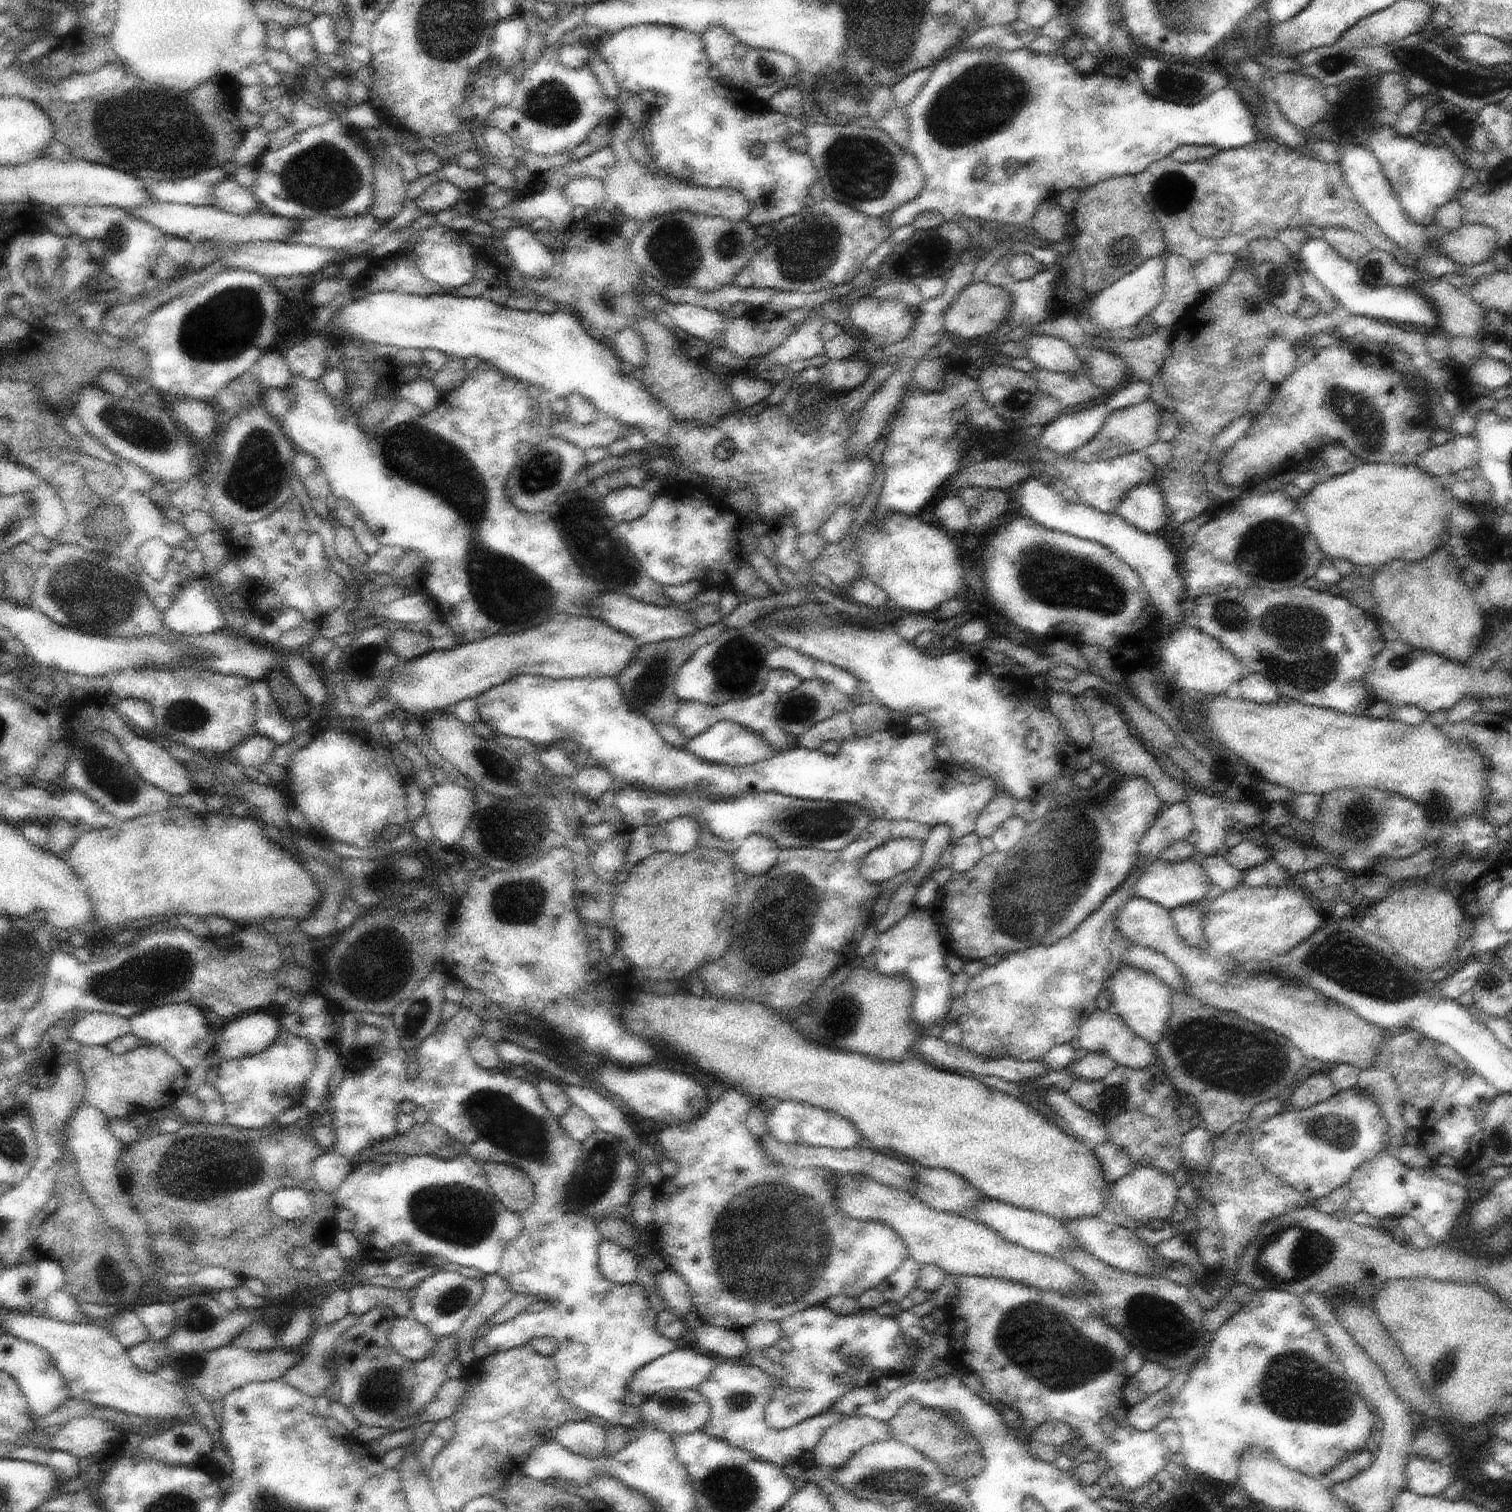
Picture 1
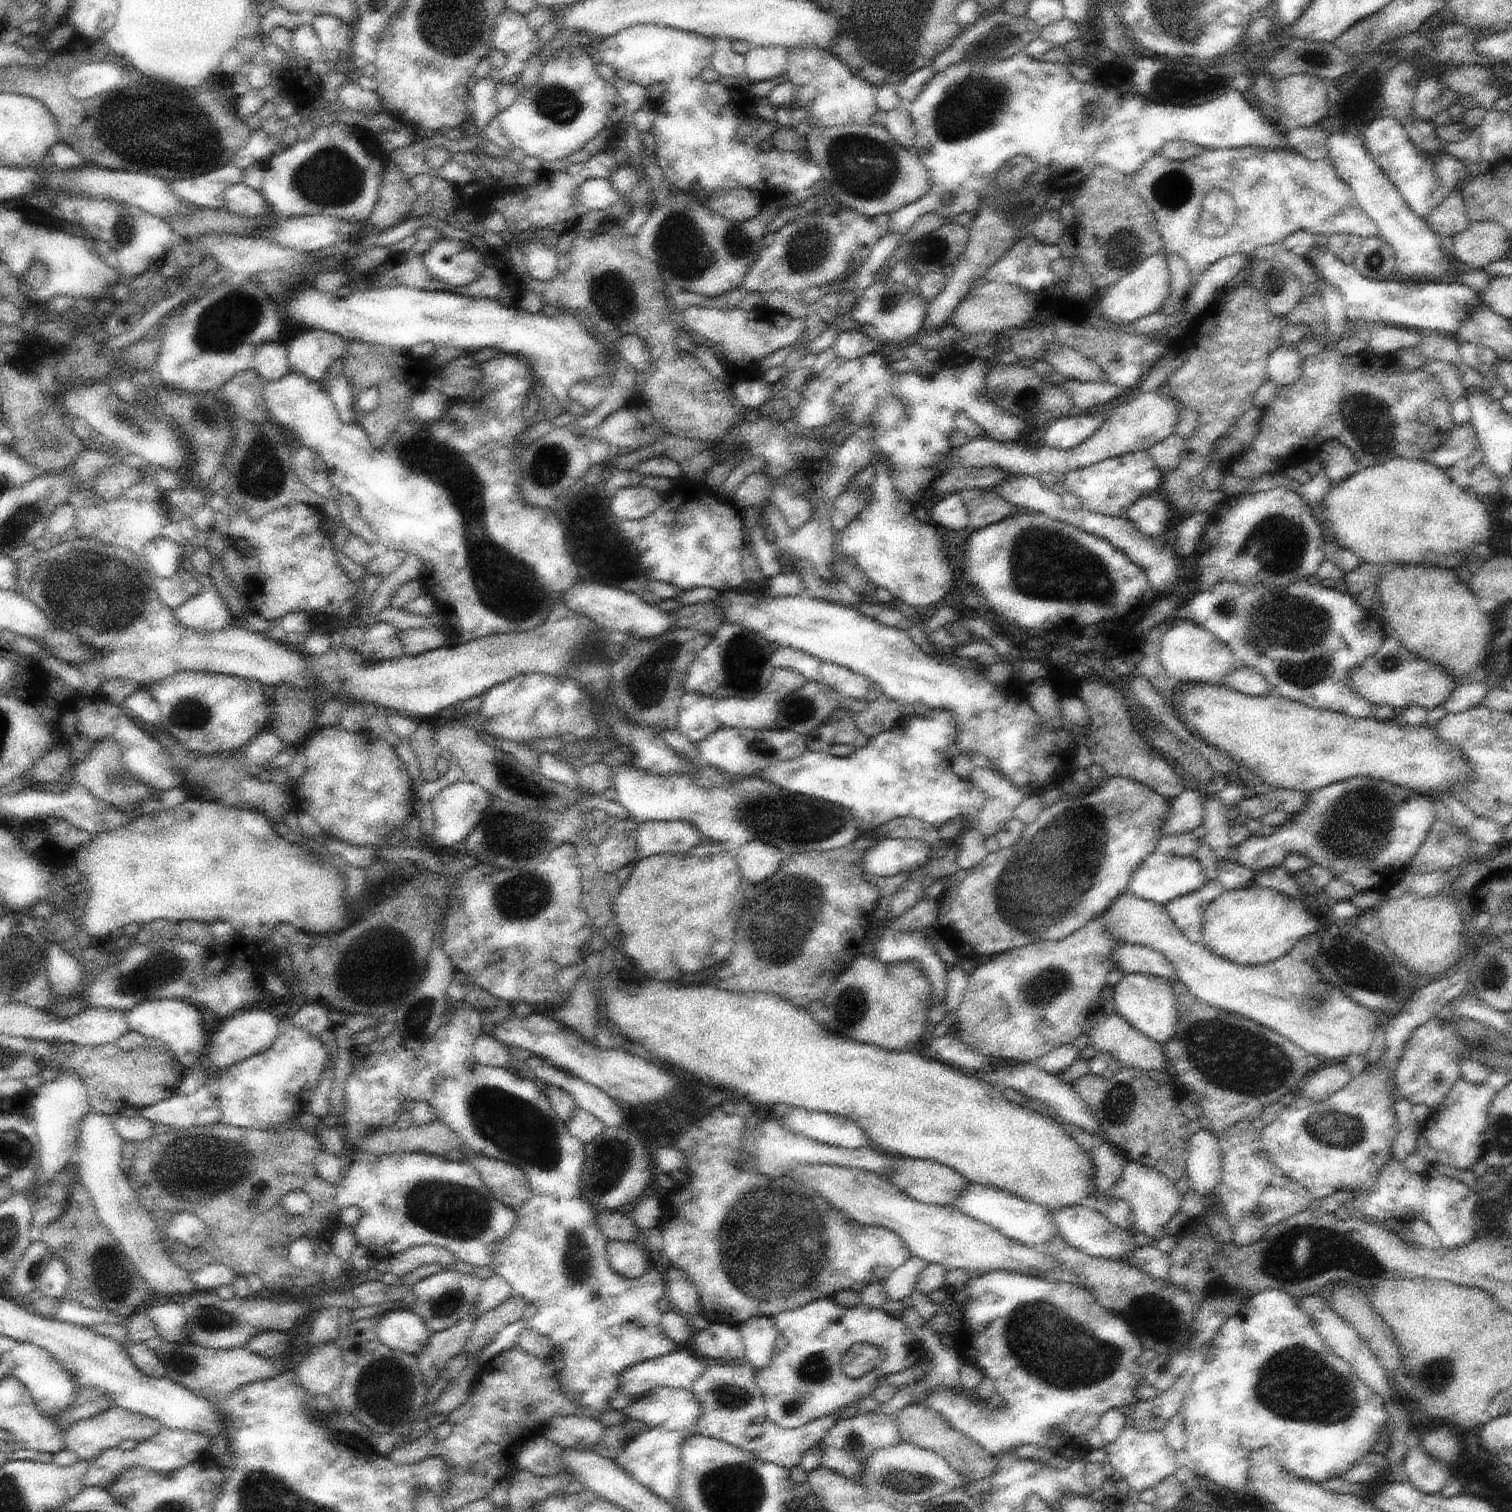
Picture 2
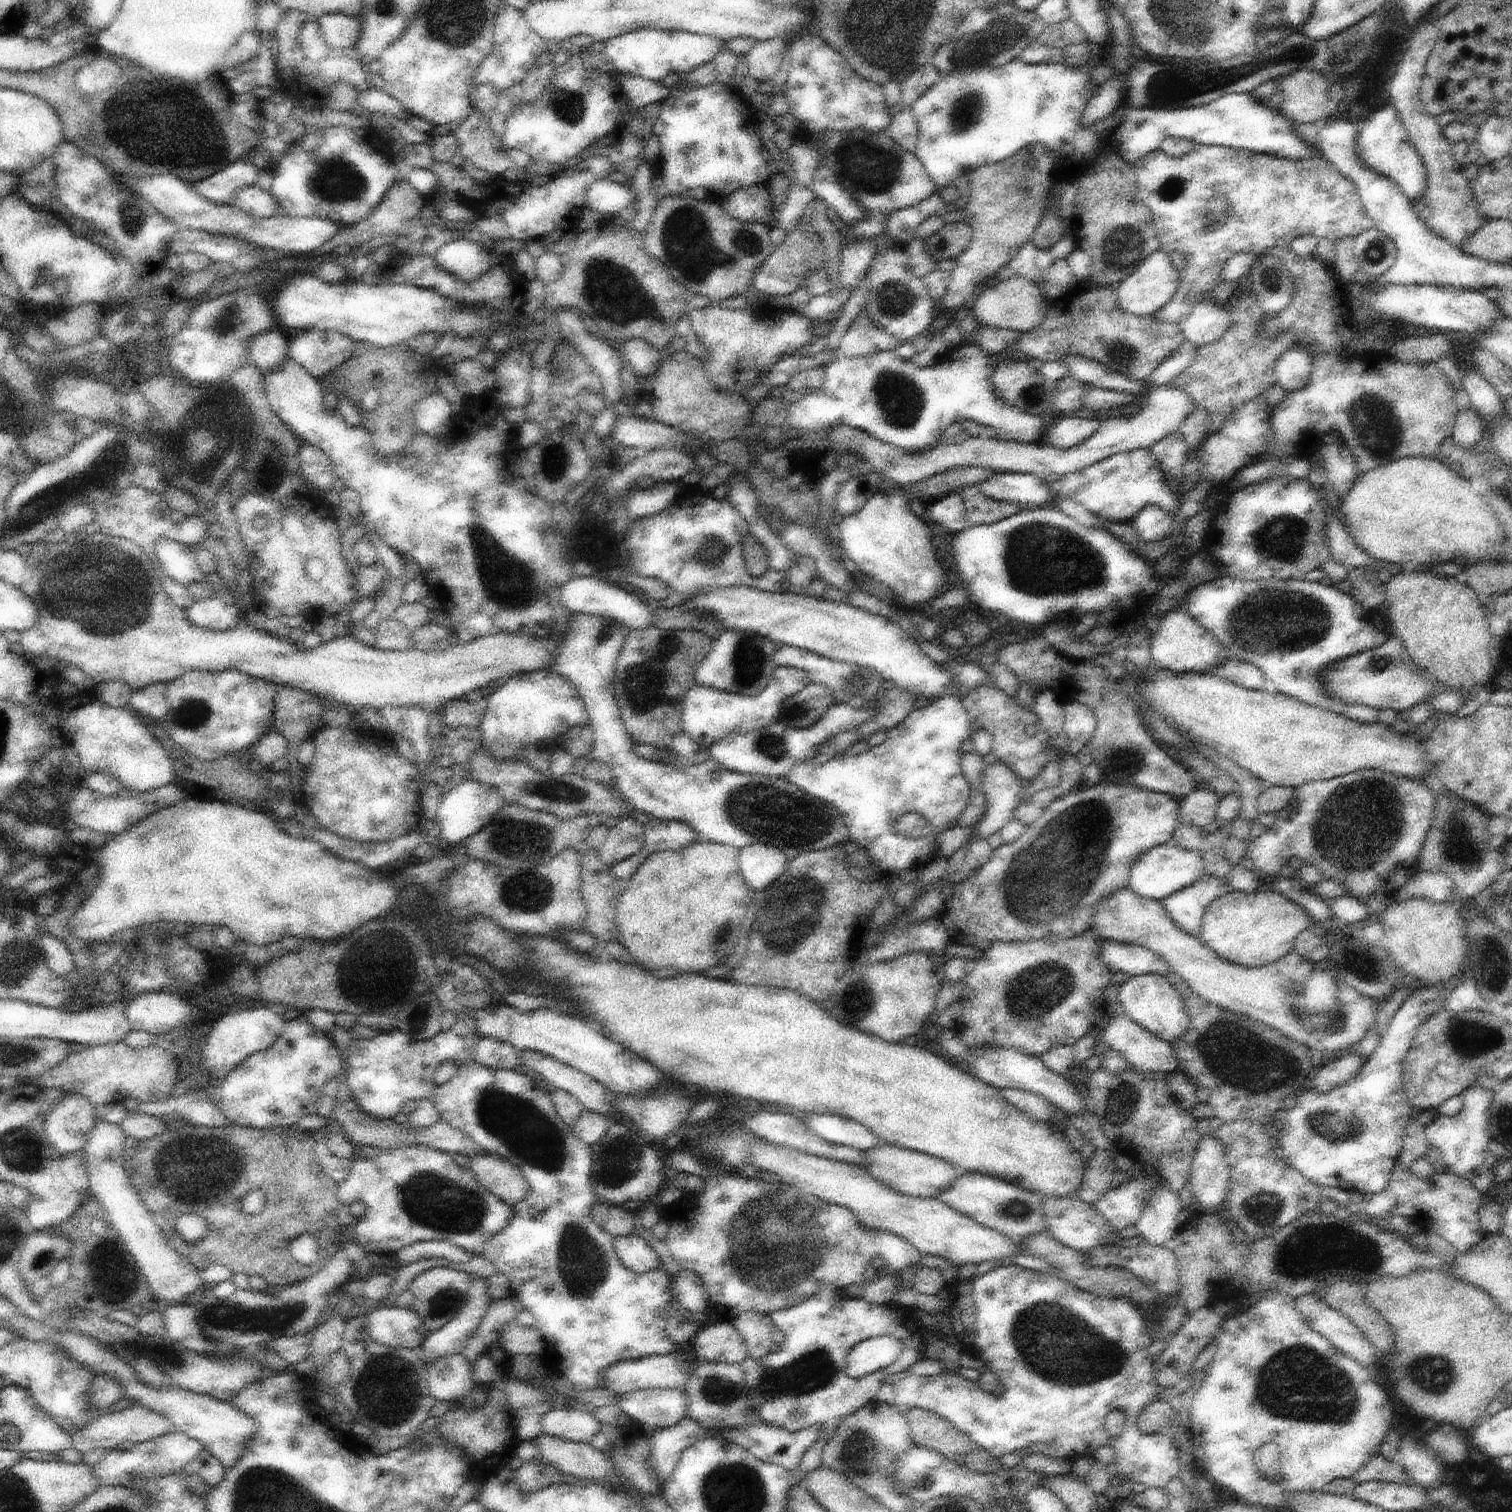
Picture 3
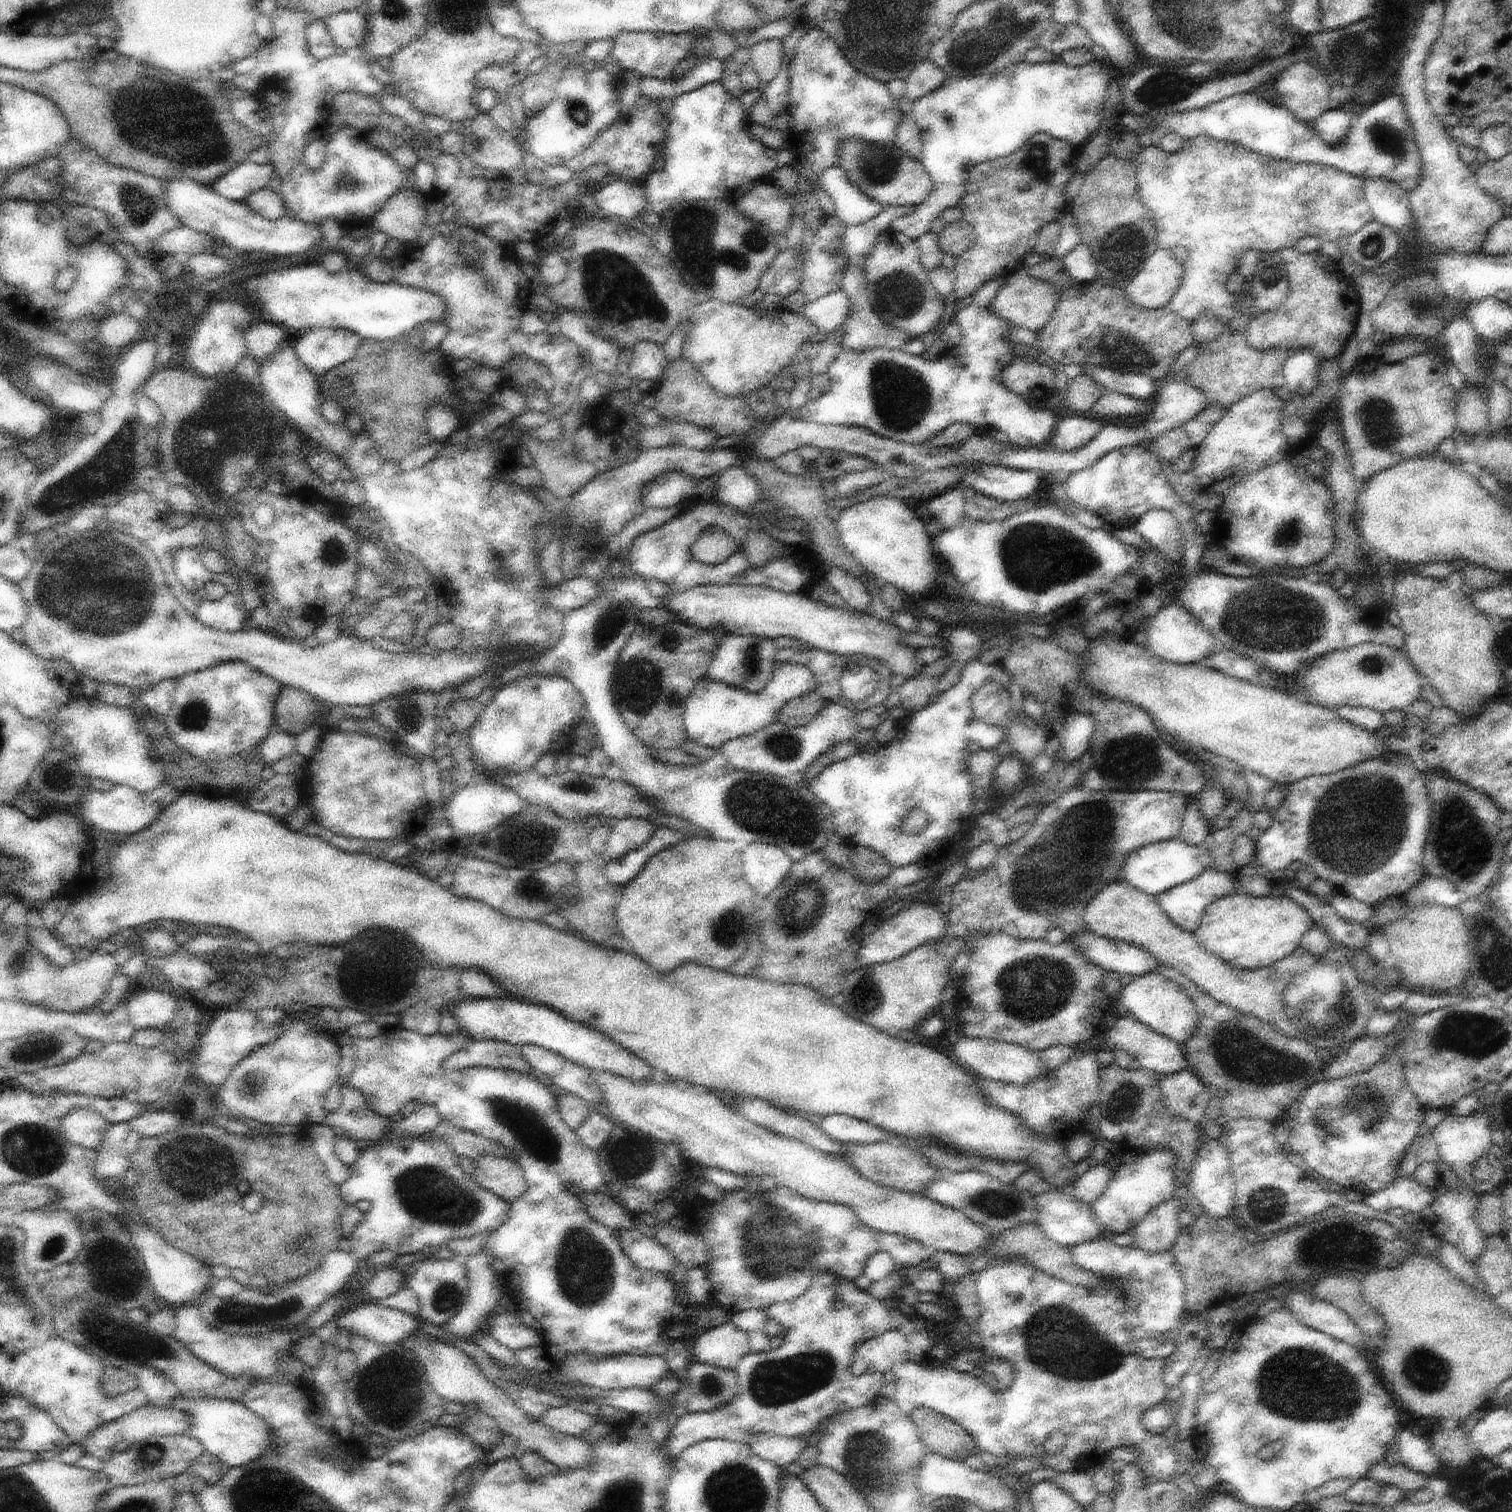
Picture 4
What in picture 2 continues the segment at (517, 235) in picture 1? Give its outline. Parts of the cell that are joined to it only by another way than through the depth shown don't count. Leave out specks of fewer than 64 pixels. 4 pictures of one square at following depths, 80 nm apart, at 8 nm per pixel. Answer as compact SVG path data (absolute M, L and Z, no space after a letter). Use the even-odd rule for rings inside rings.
M536 238L530 239L528 244L522 244L522 252L526 255L526 272L539 281L551 281L560 274L558 270L559 255L554 248L544 246Z

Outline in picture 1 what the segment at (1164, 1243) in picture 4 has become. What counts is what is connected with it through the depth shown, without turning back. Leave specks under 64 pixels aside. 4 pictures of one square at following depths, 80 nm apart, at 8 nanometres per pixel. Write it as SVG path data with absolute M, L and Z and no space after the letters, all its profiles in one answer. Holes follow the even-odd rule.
M1138 1164L1124 1178L1107 1188L1107 1198L1120 1202L1132 1220L1147 1227L1156 1227L1162 1222L1168 1223L1174 1214L1174 1206L1178 1204L1178 1187L1172 1175Z

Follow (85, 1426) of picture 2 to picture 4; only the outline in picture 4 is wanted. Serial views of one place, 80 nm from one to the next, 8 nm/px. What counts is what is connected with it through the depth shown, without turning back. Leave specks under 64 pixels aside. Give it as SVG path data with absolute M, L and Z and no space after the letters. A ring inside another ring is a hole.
M149 1402L146 1406L124 1415L118 1420L109 1422L107 1425L102 1425L97 1431L94 1431L94 1434L90 1435L88 1440L83 1441L82 1446L86 1454L98 1457L105 1463L111 1457L111 1450L114 1448L114 1445L117 1442L122 1442L122 1440L128 1440L128 1442L133 1443L140 1439L148 1440L149 1437L190 1435L191 1430L191 1418L185 1410L174 1407L159 1407Z

